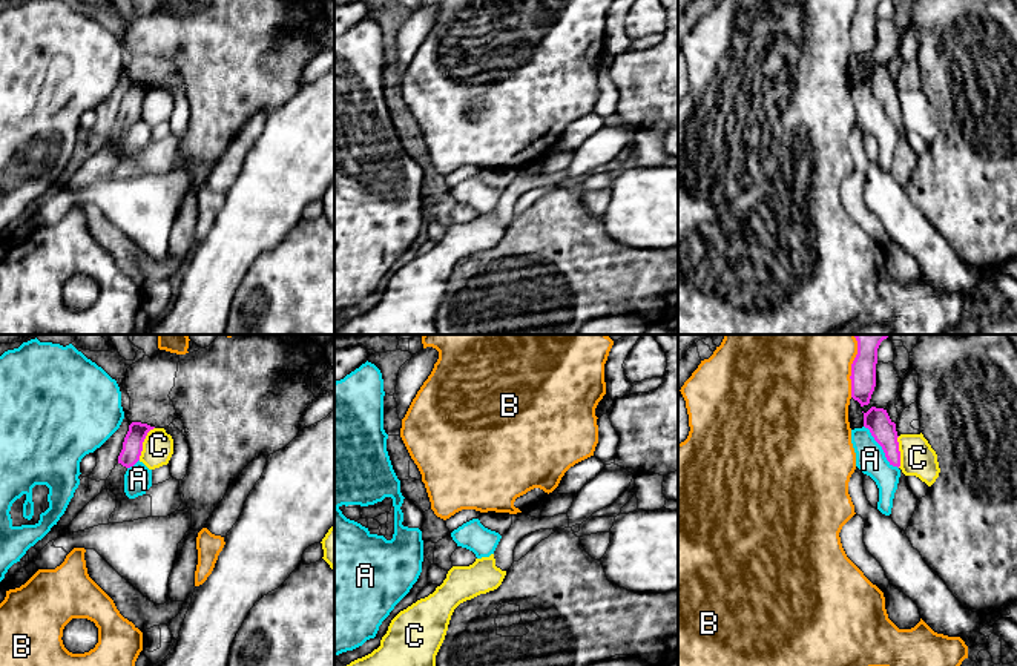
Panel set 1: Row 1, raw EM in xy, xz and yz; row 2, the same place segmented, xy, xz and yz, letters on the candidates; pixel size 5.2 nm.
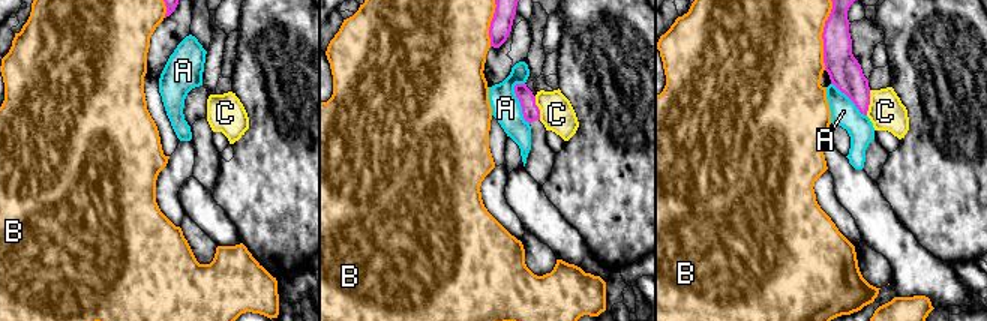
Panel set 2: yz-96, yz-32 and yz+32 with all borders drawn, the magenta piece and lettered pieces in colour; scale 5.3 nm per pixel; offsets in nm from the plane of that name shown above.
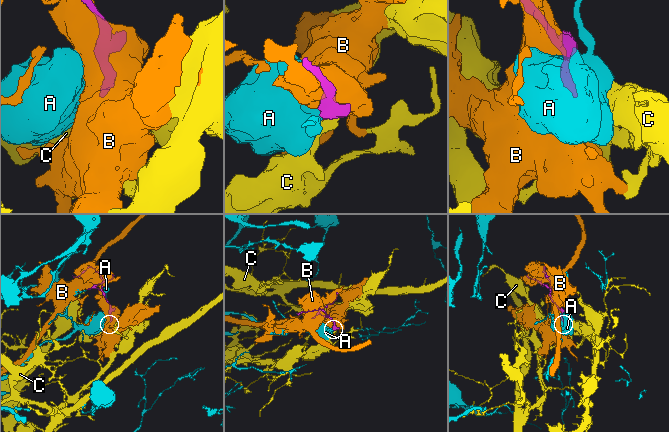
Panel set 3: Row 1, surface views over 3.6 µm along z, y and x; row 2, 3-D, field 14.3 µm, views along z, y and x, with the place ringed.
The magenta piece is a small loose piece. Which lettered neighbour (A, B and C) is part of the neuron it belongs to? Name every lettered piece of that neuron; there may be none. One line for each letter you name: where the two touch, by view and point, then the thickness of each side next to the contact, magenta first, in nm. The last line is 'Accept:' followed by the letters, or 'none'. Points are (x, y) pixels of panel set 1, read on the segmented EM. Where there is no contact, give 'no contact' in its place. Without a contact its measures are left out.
Accept: none

